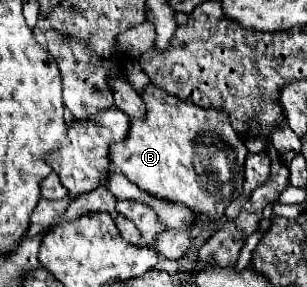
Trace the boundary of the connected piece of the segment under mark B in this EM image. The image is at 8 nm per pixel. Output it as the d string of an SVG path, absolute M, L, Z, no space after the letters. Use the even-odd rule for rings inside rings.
M151 85L147 87L143 101L147 105L145 119L131 119L129 137L123 143L111 145L111 163L115 171L123 173L131 183L135 183L145 193L187 205L195 213L195 221L219 221L225 215L227 205L239 197L243 183L243 163L247 149L239 135L233 131L227 113L219 109L203 109L189 101L179 101L167 95L163 89ZM205 135L215 135L235 151L235 161L239 167L233 167L229 183L217 183L217 177L199 177L193 163L193 145Z

